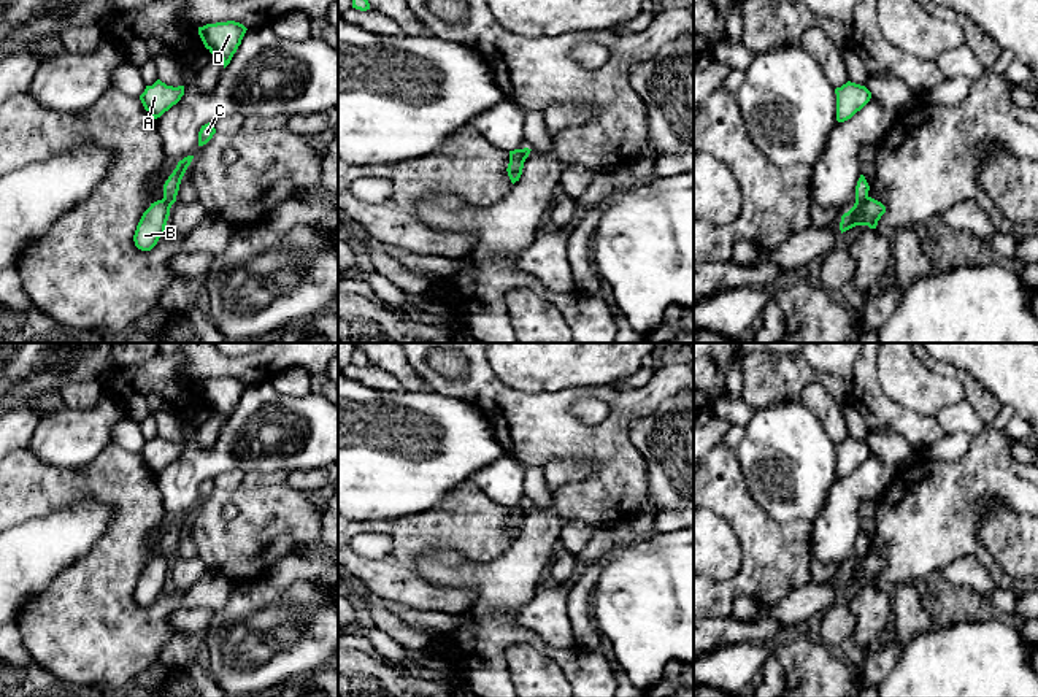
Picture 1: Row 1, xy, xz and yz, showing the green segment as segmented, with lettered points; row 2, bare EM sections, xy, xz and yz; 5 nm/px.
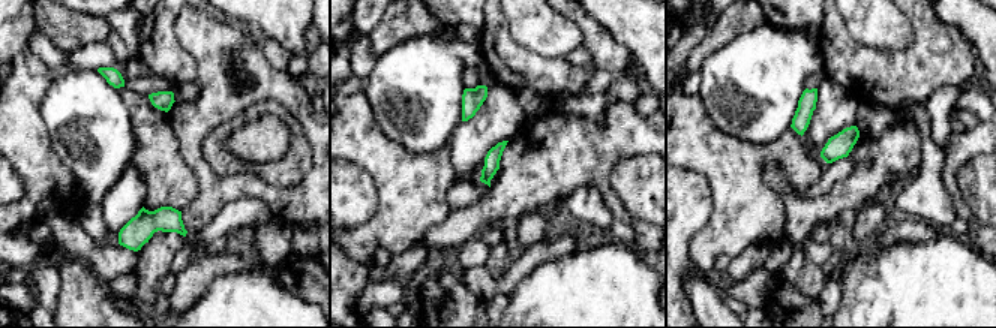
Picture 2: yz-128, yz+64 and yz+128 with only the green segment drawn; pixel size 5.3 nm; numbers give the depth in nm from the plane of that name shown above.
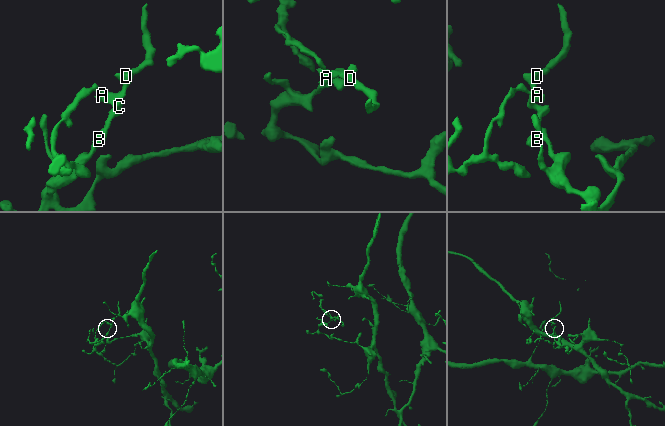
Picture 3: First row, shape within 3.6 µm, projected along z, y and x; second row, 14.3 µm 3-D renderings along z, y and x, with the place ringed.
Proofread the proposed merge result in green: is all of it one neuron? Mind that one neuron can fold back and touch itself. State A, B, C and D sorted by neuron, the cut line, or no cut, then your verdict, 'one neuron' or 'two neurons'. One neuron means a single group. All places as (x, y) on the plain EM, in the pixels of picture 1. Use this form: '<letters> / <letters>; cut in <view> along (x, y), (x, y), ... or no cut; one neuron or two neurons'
A C D / B; cut in yz along (867, 551), (856, 558); two neurons

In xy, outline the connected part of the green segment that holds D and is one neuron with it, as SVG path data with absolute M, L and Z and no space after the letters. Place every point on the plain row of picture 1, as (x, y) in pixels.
M235 376L206 379L198 383L198 391L205 403L222 414L224 424L230 419L241 395L246 389L246 383Z

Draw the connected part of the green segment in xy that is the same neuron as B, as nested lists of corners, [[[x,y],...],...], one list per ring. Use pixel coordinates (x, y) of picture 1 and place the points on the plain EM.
[[[157,556],[143,568],[133,597],[141,607],[151,607],[160,592],[165,589],[165,581],[170,572],[171,560],[168,557]]]

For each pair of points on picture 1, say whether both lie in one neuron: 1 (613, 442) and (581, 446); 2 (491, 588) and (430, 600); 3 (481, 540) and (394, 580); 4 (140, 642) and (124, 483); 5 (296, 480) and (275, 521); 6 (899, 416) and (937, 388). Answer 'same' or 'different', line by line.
1: same
2: different
3: same
4: same
5: different
6: different

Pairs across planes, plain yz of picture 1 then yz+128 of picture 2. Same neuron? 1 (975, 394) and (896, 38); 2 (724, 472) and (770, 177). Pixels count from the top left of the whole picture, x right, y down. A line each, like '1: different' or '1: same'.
1: different
2: different

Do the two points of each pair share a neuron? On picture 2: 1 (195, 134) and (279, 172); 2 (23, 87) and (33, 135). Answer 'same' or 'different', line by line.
1: different
2: same

